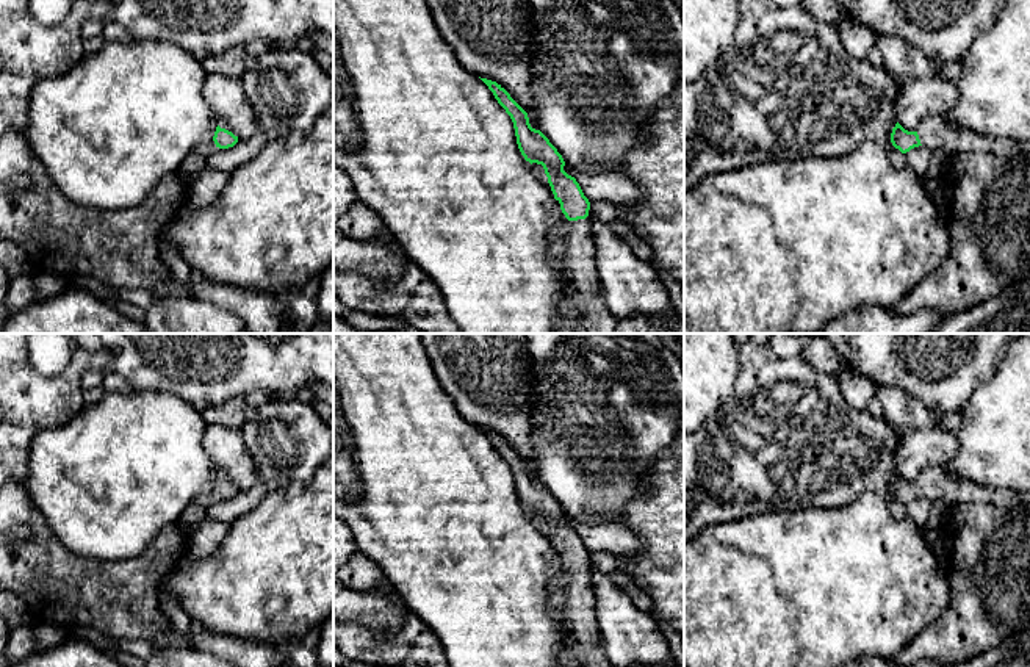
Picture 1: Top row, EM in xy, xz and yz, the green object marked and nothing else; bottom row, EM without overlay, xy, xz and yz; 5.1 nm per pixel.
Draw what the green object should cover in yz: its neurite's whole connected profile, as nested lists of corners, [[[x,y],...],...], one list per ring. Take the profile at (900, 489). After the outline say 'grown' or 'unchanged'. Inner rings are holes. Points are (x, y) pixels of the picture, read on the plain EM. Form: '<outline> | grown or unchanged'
[[[942,465],[924,470],[916,482],[905,481],[899,473],[892,479],[891,493],[902,504],[925,496],[931,501],[944,501],[950,506],[958,503],[981,503],[996,506],[1030,504],[1030,492],[1014,493],[994,489],[963,478],[952,478]]] | grown

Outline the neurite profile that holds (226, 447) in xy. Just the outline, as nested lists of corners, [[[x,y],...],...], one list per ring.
[[[207,424],[203,448],[216,470],[224,473],[238,490],[247,490],[263,482],[254,470],[241,429]]]

